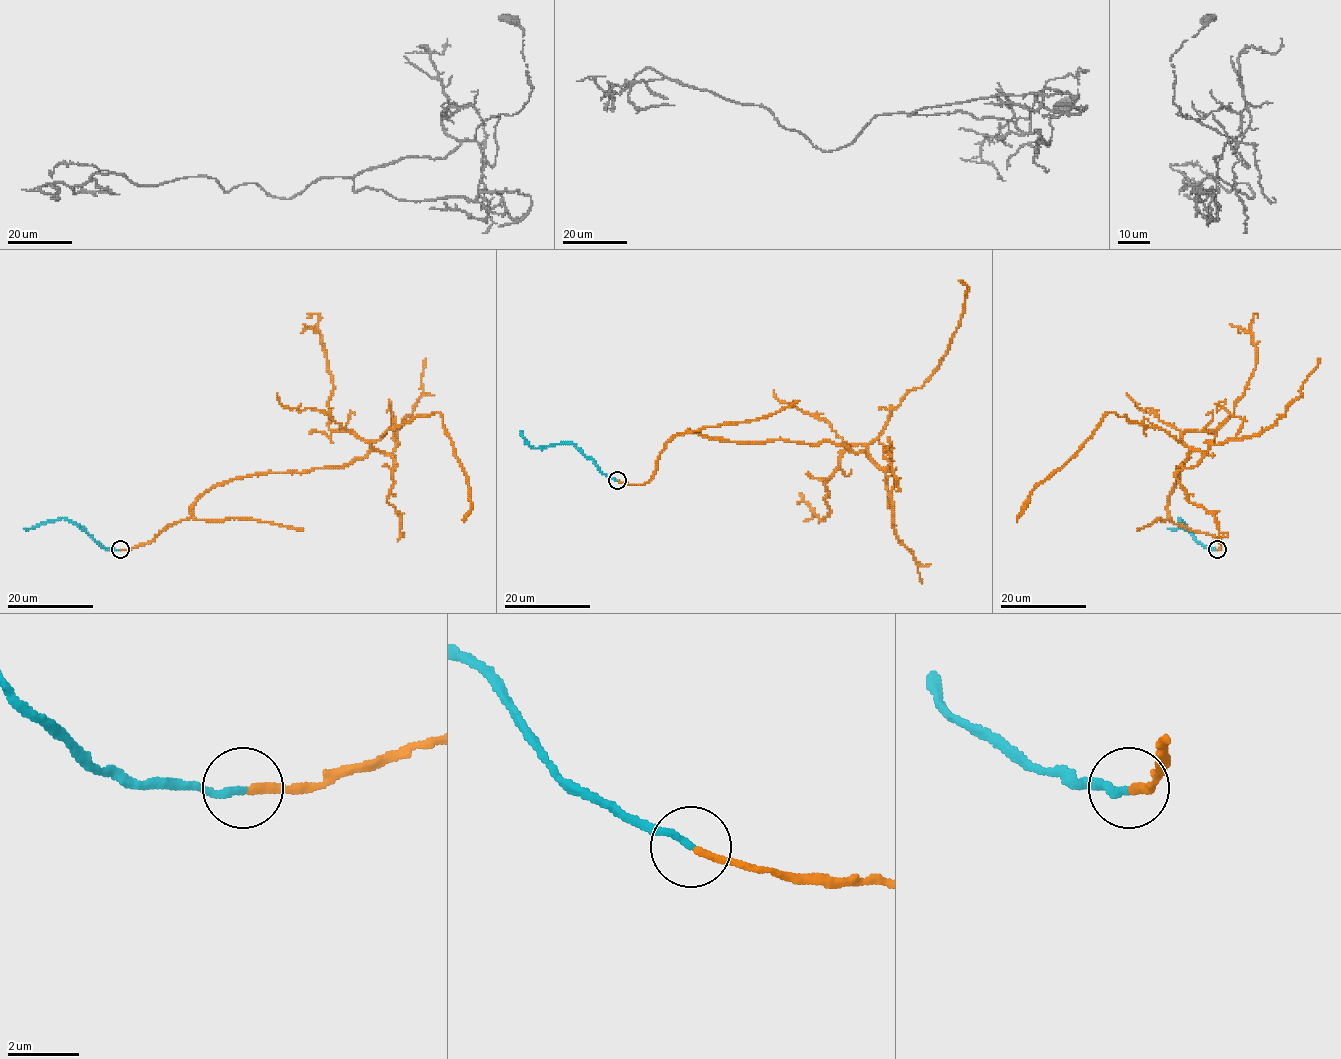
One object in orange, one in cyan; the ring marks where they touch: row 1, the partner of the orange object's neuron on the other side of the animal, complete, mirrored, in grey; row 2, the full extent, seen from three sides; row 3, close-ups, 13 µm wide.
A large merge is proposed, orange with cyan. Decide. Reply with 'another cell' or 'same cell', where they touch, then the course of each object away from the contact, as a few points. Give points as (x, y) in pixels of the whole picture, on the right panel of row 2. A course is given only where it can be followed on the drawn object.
same cell | (1217, 549) | orange via (1217, 549), (1212, 535), (1170, 519), (1168, 498), (1188, 448), (1163, 430), (1109, 412), (1031, 492), (1017, 521) | cyan via (1217, 549), (1199, 544), (1180, 518), (1184, 524), (1176, 529), (1168, 528)

